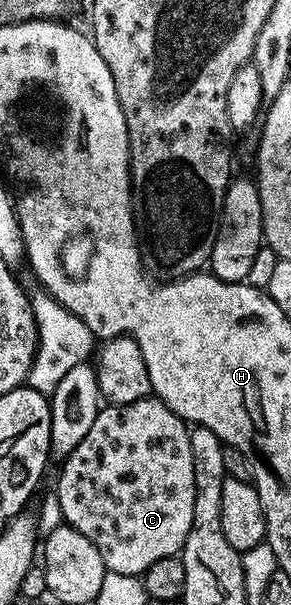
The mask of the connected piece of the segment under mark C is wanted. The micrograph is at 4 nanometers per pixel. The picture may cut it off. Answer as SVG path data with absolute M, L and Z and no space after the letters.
M147 397L126 405L105 404L98 419L94 419L86 439L82 439L82 443L74 447L69 457L64 458L59 469L60 478L56 481L54 499L60 505L63 524L73 525L78 531L82 531L82 535L86 535L86 539L90 539L90 543L94 543L94 547L98 547L98 555L102 555L102 563L109 574L120 579L140 577L150 566L158 563L158 559L177 556L183 550L186 535L190 535L190 527L194 523L194 459L190 456L190 429L185 421L174 411L170 411L170 407L166 407L159 398Z

